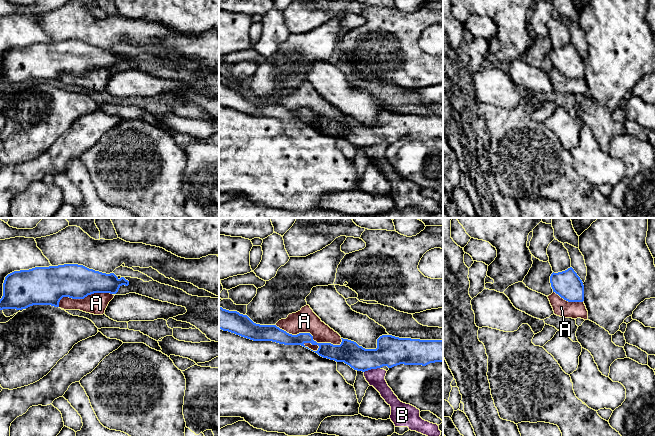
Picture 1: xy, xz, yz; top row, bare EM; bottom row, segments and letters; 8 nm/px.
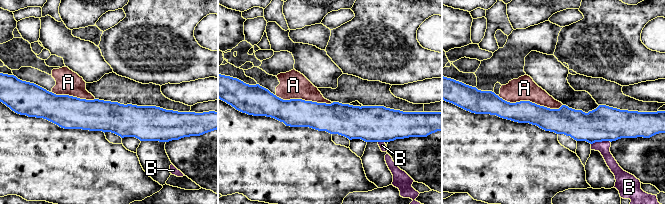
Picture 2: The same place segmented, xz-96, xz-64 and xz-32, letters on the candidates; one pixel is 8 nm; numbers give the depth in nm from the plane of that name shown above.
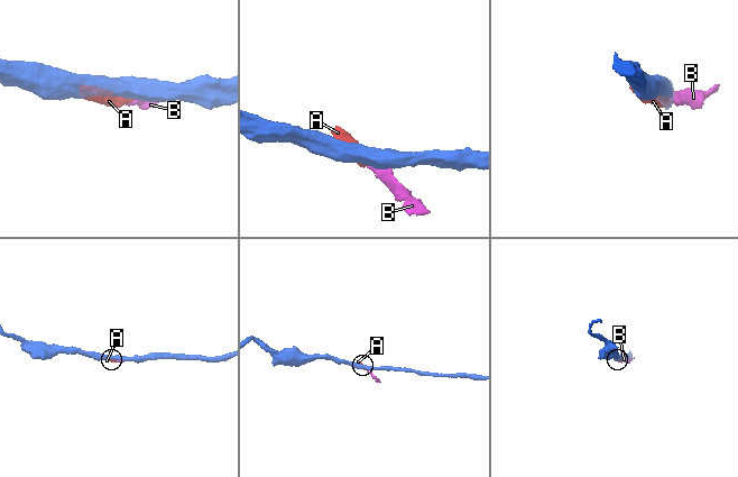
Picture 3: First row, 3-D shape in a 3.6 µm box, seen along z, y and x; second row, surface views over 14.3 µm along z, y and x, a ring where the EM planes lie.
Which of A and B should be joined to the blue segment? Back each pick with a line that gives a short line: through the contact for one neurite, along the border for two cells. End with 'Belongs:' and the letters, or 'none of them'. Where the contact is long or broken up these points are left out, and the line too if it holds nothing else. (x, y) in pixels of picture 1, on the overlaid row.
Belongs: none of them

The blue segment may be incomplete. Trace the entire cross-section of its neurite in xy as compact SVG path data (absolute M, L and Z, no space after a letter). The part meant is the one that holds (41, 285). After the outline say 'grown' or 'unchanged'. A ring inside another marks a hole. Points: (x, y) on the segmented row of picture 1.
M78 264L35 267L5 277L0 310L22 310L33 305L59 307L63 297L84 299L94 293L116 294L129 281Z; unchanged

